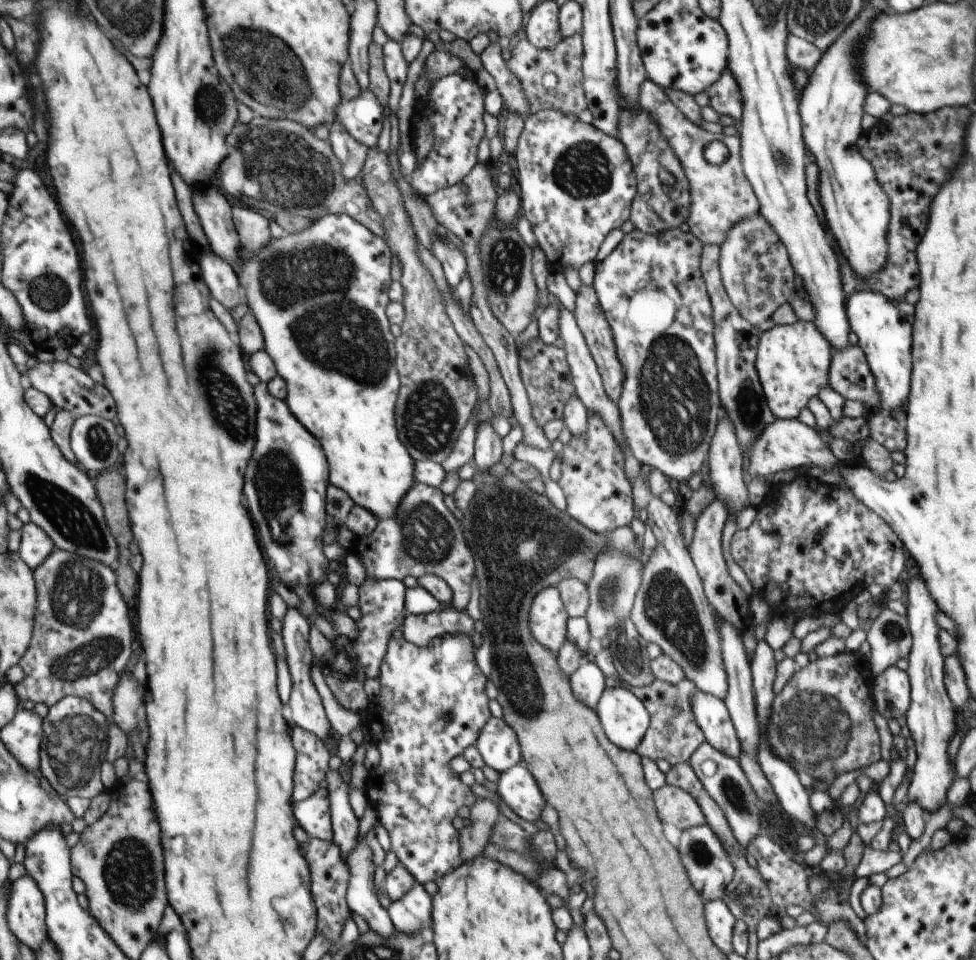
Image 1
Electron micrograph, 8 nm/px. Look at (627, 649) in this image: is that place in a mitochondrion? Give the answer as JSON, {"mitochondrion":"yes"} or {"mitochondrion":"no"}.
{"mitochondrion":"yes"}

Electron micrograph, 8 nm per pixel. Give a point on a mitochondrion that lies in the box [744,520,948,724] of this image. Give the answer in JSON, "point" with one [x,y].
{"point":[892,631]}

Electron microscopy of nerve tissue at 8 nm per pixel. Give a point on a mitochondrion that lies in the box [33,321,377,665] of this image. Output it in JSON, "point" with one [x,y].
{"point":[278,486]}

